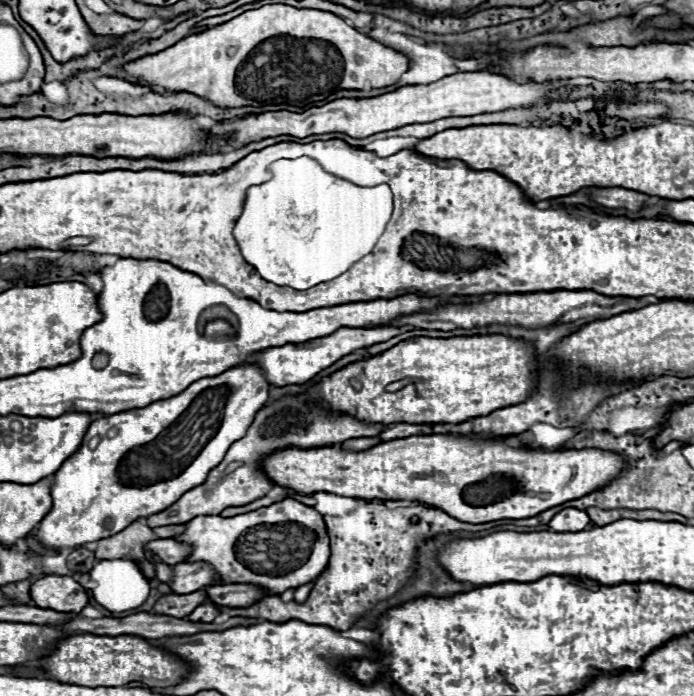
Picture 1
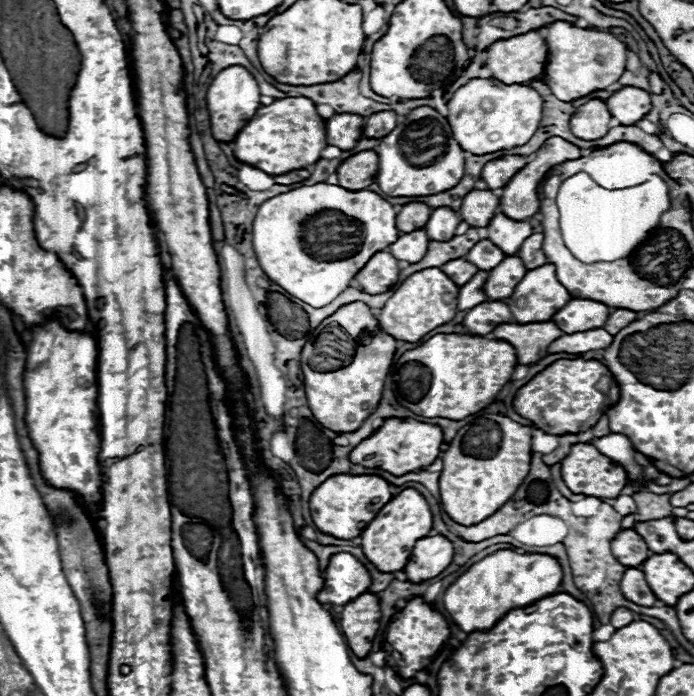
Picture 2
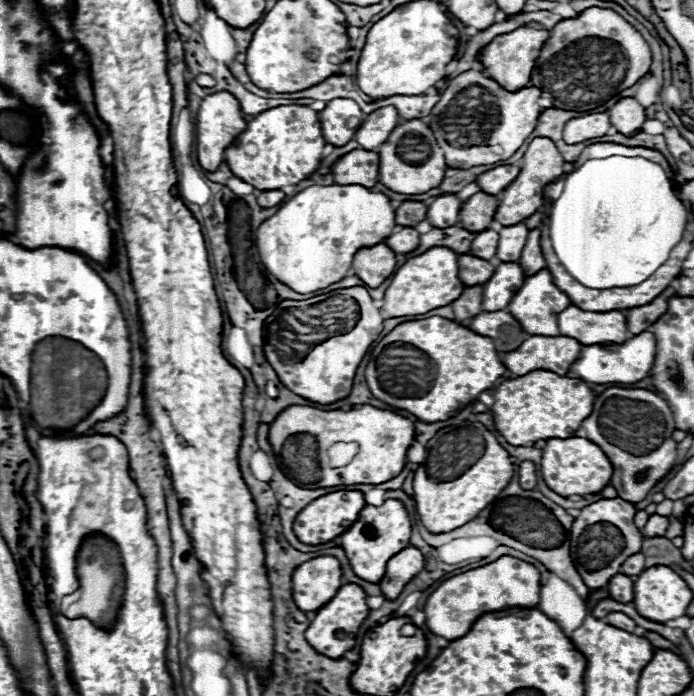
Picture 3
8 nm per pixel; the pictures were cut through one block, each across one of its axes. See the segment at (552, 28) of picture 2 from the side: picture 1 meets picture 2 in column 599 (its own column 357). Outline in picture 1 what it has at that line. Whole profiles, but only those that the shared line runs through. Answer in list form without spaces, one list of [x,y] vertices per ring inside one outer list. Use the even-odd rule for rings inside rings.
[[[268,4],[258,10],[248,10],[224,24],[218,24],[206,32],[192,34],[176,42],[174,46],[160,50],[150,56],[142,56],[134,62],[126,62],[122,70],[136,82],[146,82],[172,92],[190,92],[218,108],[240,108],[240,106],[312,106],[314,102],[326,100],[338,90],[364,90],[364,88],[386,88],[408,70],[410,60],[378,40],[360,34],[356,28],[348,26],[342,18],[312,10],[294,8],[286,4]]]

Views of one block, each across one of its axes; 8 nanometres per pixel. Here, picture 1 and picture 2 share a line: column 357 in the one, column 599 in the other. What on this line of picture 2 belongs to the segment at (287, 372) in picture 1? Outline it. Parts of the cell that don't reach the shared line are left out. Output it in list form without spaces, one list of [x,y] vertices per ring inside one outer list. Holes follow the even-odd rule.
[[[604,328],[588,330],[588,332],[576,332],[576,334],[562,334],[552,346],[548,346],[550,354],[566,352],[566,354],[582,354],[590,350],[604,350],[612,344],[614,336],[608,334]]]

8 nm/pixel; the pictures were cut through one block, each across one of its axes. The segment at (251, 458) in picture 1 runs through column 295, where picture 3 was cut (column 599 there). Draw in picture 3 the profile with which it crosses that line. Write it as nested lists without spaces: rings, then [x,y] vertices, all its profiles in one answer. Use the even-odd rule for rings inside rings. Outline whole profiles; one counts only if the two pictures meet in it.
[[[608,388],[594,398],[590,416],[580,426],[584,438],[598,444],[608,460],[612,462],[614,474],[610,486],[626,502],[640,502],[648,496],[652,486],[662,480],[676,462],[676,440],[670,438],[674,432],[674,414],[664,398],[650,390],[632,388]]]

